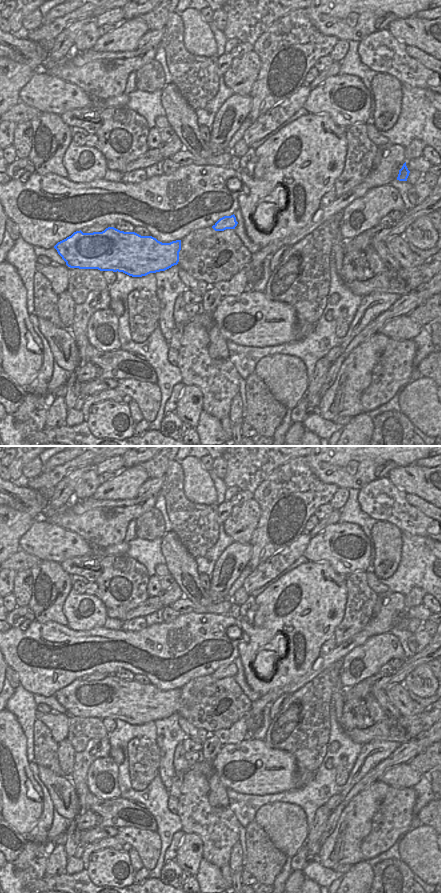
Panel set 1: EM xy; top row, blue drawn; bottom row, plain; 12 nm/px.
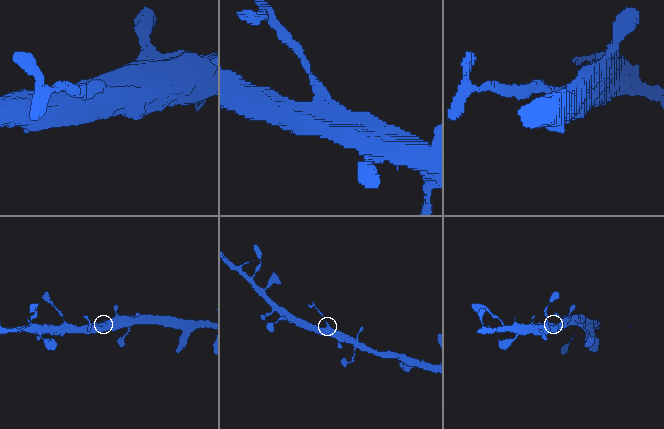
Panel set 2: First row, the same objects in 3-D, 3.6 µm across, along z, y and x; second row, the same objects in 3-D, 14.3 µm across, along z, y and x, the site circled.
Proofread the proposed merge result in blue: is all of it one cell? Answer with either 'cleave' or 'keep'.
cleave

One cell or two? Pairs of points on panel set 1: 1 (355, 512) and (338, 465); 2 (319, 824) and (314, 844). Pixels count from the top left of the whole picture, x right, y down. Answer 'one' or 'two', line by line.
1: two
2: one

